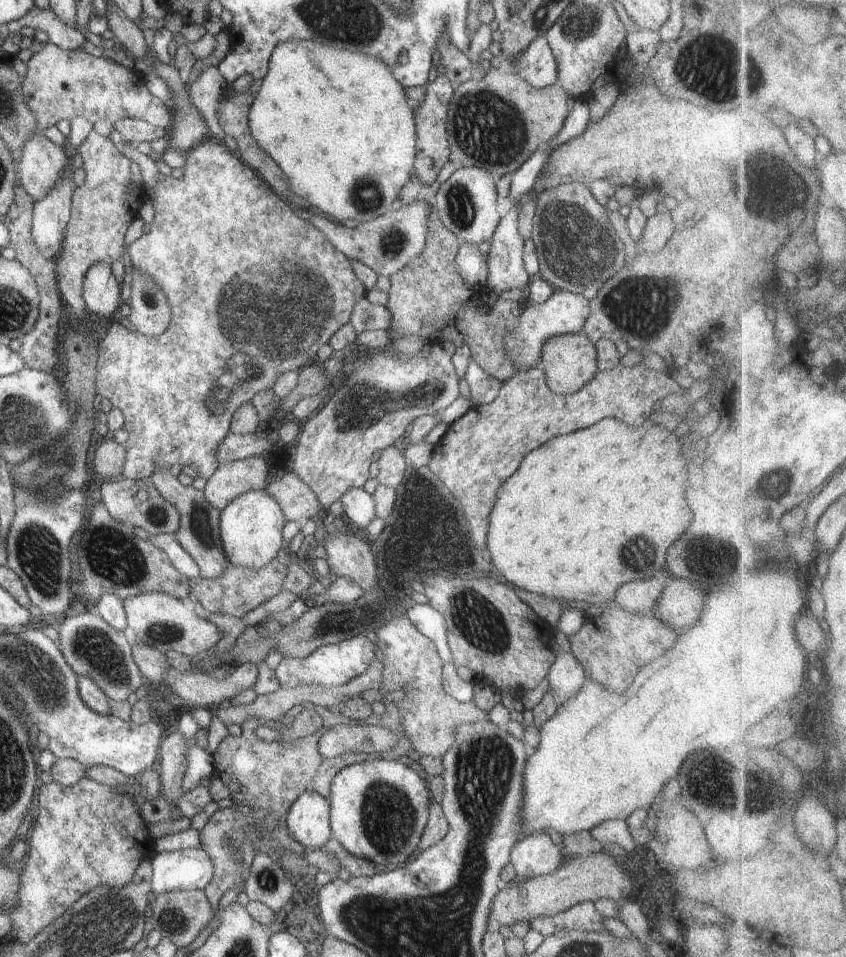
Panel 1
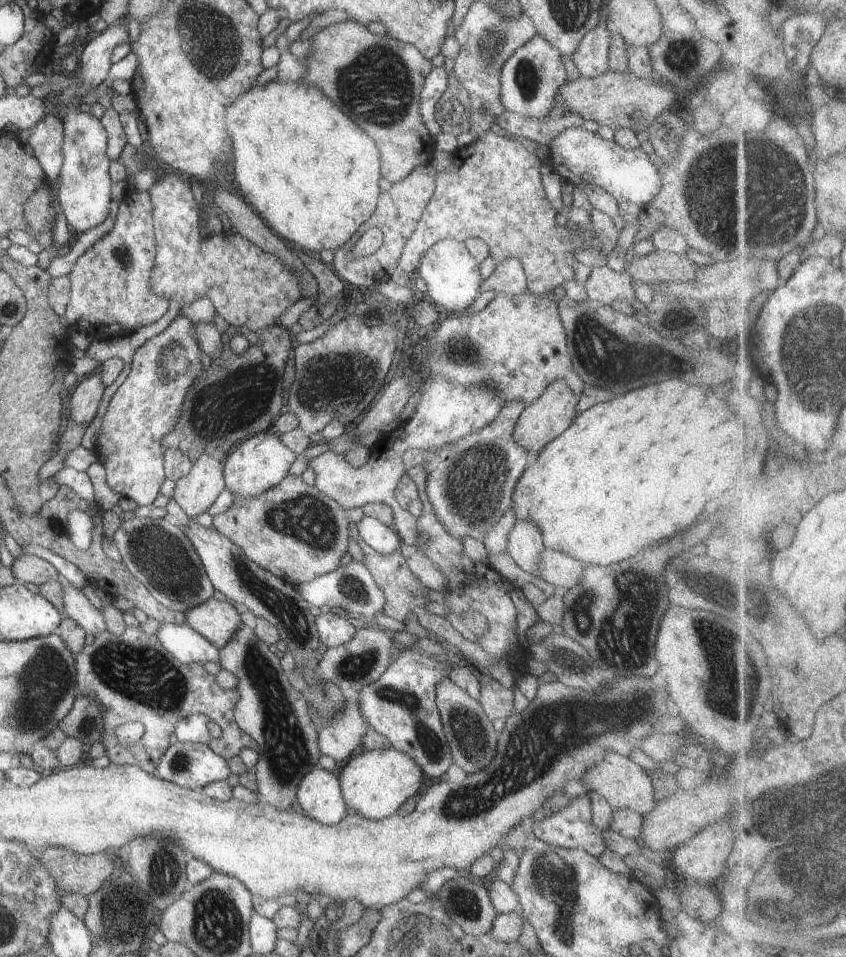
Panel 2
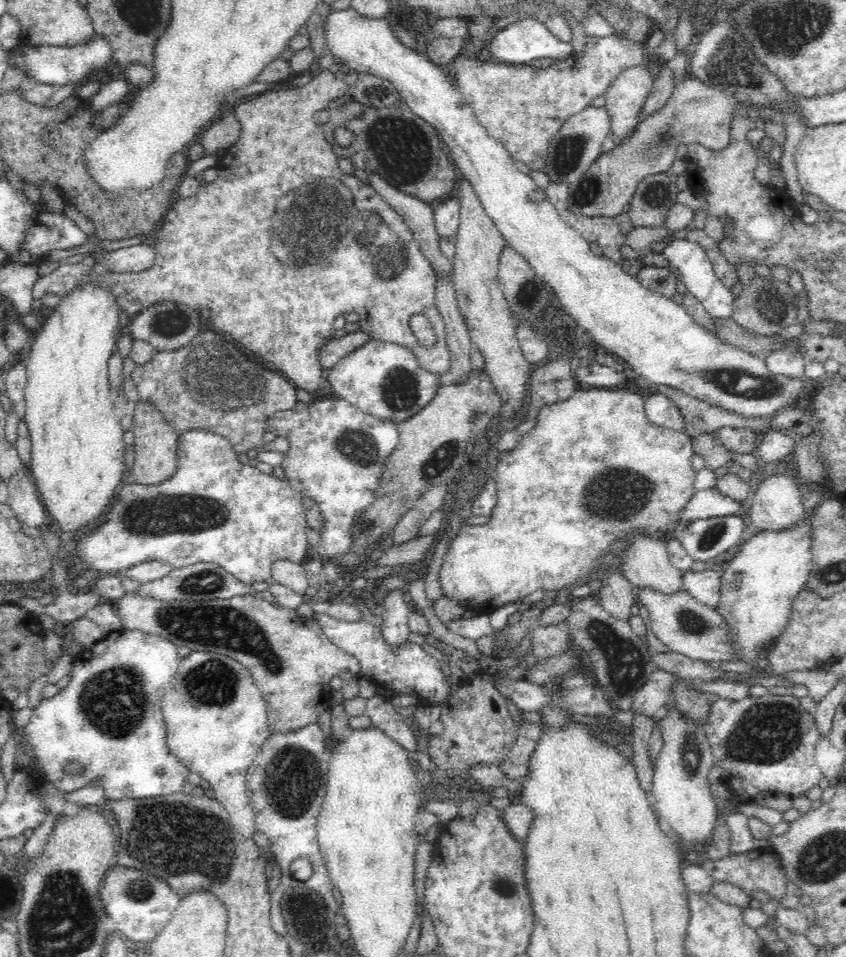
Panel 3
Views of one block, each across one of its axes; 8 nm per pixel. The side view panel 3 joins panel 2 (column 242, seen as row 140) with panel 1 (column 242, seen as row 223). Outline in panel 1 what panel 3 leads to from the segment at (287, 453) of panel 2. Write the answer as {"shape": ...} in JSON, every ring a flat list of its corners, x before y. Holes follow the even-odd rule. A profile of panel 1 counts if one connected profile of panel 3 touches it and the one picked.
{"shape":[[250,490,232,500,220,511,219,528,222,550,230,565,242,568,264,568,278,558,278,552,285,548,282,530,286,525,280,504,264,490]]}

